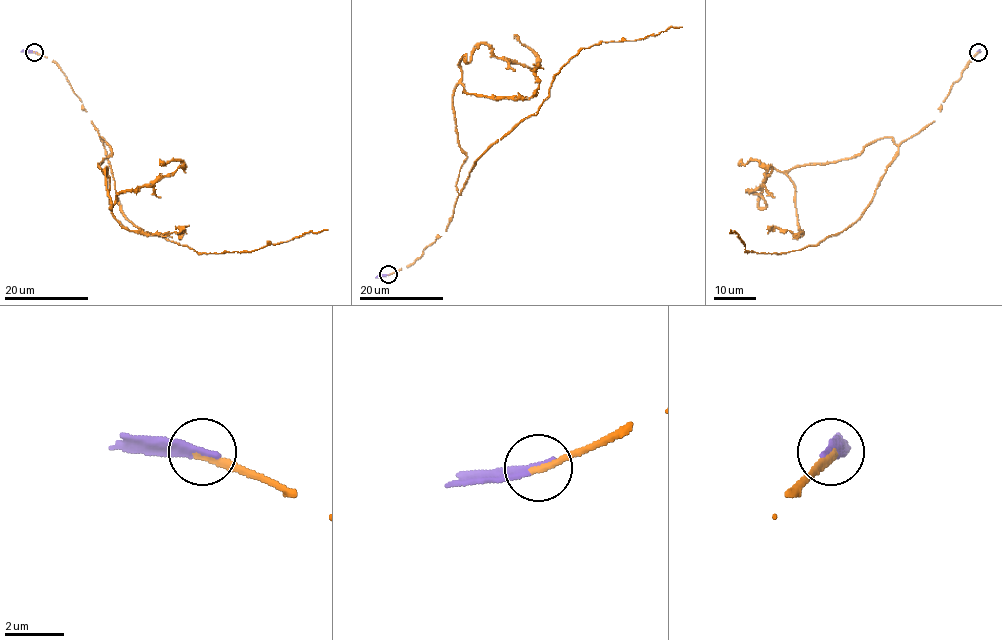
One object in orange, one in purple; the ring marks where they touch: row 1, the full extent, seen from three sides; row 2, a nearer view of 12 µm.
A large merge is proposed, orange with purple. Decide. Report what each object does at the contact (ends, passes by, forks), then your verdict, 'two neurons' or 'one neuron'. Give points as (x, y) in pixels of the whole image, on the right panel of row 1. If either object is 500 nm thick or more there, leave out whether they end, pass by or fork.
orange ends; purple ends; one neuron

